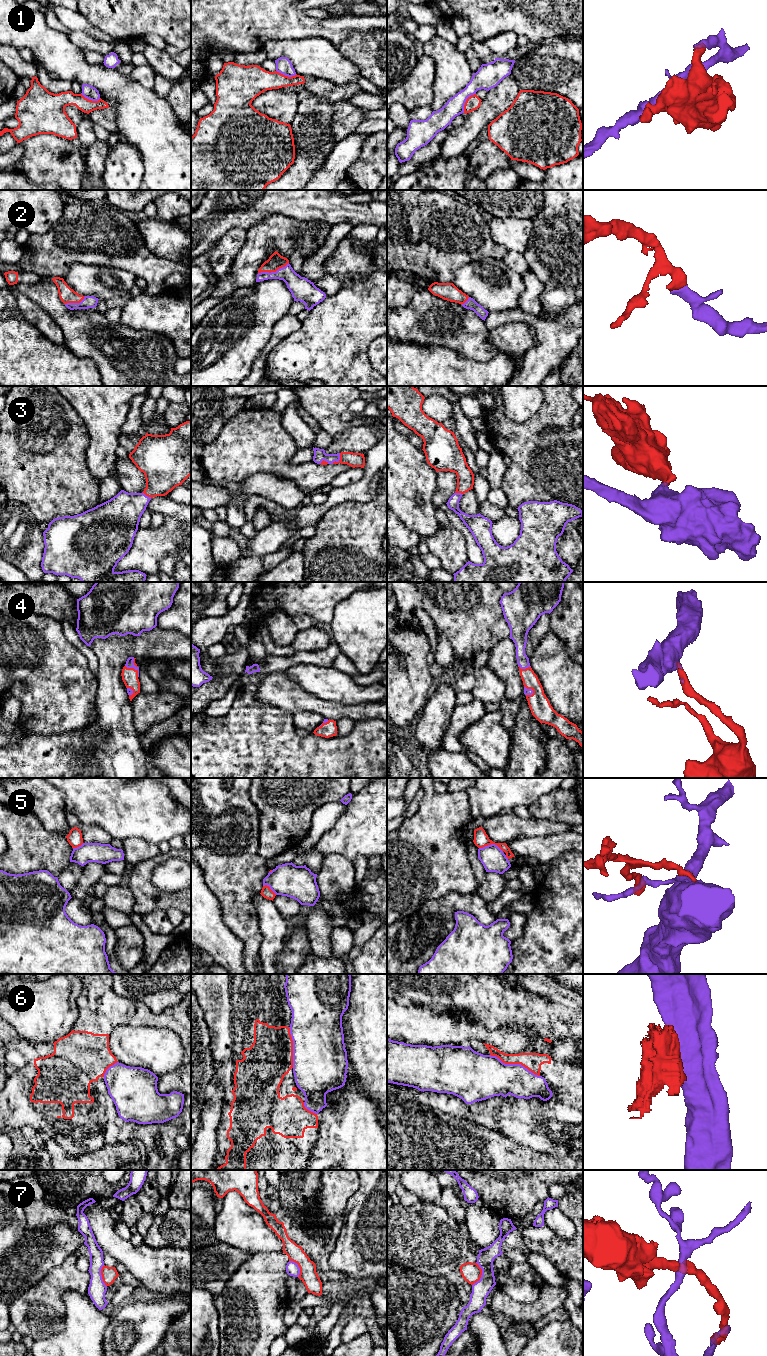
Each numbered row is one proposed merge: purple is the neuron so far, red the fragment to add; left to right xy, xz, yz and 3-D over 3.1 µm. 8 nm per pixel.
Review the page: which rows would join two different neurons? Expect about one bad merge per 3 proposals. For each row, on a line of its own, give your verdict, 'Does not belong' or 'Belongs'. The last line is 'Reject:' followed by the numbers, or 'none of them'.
1: Does not belong
2: Belongs
3: Belongs
4: Belongs
5: Does not belong
6: Does not belong
7: Does not belong
Reject: 1, 5, 6, 7

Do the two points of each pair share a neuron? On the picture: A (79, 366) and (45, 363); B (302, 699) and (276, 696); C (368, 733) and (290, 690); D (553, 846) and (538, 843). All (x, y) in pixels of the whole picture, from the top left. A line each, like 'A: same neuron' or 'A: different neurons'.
A: same neuron
B: same neuron
C: different neurons
D: same neuron

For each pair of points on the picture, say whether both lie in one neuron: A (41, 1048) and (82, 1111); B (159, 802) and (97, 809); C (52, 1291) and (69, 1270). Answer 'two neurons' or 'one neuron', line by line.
A: one neuron
B: one neuron
C: one neuron

